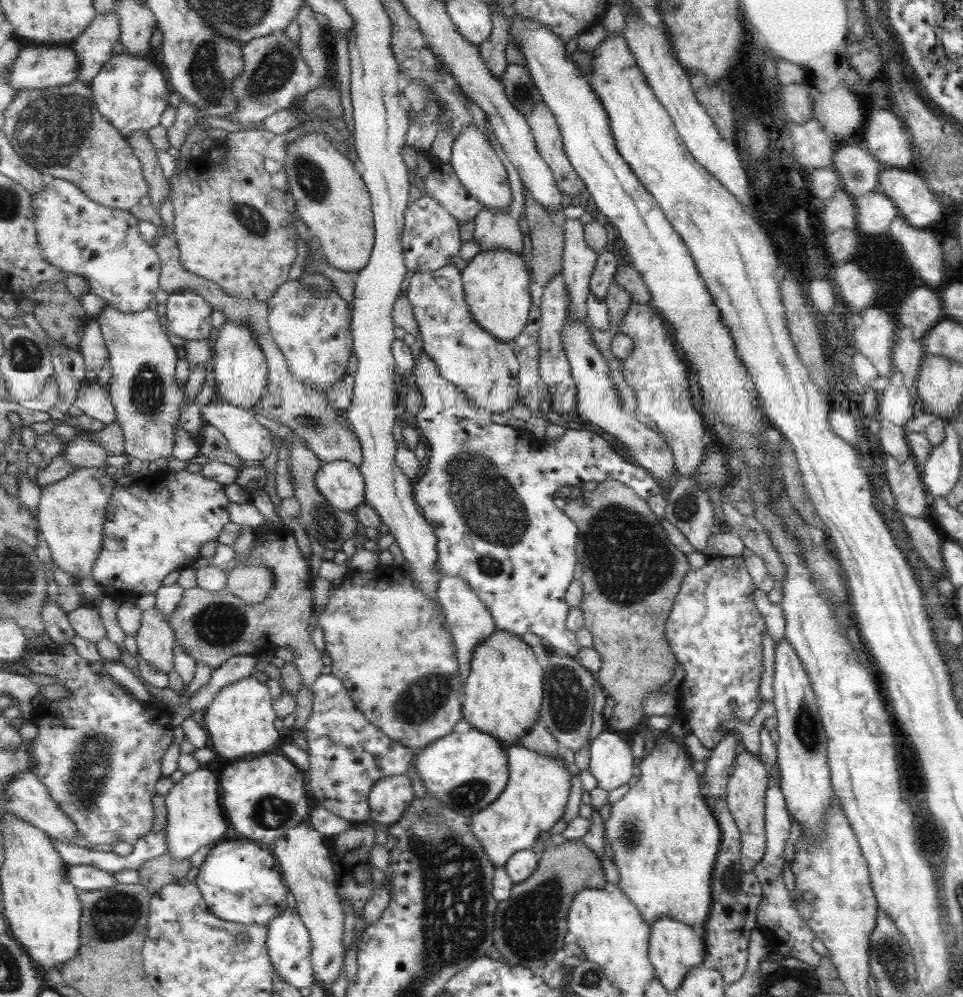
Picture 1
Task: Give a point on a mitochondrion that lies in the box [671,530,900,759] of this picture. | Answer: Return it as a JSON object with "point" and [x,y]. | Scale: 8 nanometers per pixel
{"point":[805,727]}

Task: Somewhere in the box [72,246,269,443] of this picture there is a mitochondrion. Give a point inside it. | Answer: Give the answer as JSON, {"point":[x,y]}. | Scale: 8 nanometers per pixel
{"point":[147,391]}

